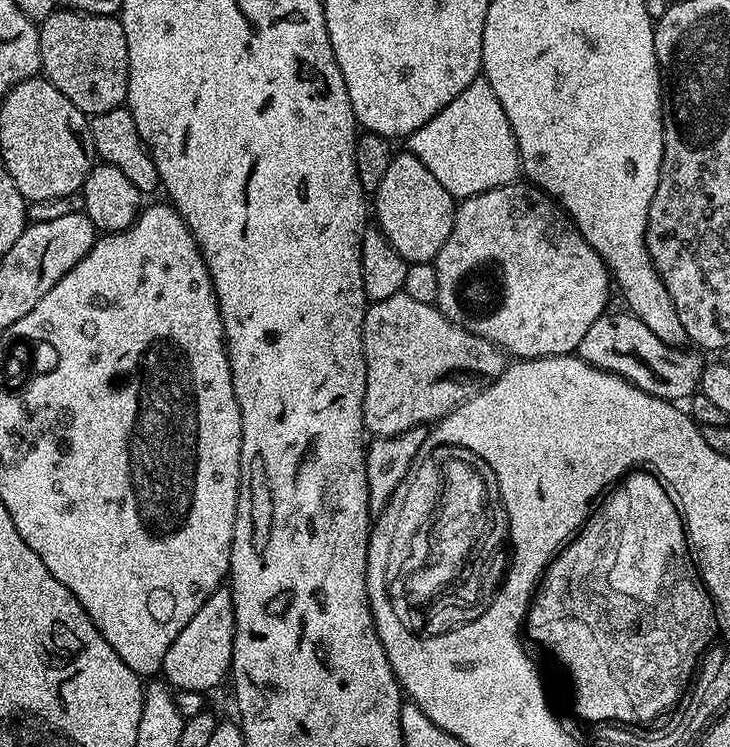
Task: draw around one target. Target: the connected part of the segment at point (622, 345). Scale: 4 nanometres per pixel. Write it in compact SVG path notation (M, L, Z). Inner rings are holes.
M627 311L611 312L598 317L594 326L586 330L578 349L580 359L594 365L595 368L601 368L624 380L629 380L635 388L646 390L646 394L654 394L658 398L673 402L687 401L700 387L702 359L700 360L699 354L701 353L670 348L658 338L654 338L650 330L638 327L636 317ZM636 352L642 359L653 360L656 363L652 372L648 372L646 365L636 364Z

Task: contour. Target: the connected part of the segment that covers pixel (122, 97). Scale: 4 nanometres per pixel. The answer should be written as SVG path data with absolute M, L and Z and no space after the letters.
M75 10L51 12L39 21L40 67L43 75L78 110L91 118L121 107L128 99L128 47L116 16L99 16Z

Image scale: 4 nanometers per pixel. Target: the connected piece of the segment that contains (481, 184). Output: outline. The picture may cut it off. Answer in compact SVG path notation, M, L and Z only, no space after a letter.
M483 78L470 82L470 86L466 86L454 102L438 110L426 126L418 126L418 130L407 137L406 148L454 198L515 184L522 172L514 130L510 130L506 110L502 110L490 82Z

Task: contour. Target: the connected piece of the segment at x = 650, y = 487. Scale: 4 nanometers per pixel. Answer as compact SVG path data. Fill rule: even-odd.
M636 472L636 476L628 476L628 484L624 484L624 488L620 488L620 492L616 492L616 496L612 496L612 500L608 500L608 504L604 504L604 508L600 508L600 516L596 516L596 520L592 520L592 524L588 524L588 532L584 532L584 536L580 536L580 544L576 544L576 548L572 548L572 552L564 552L564 560L560 560L560 564L556 564L556 568L552 568L552 572L548 572L548 580L544 580L544 592L535 592L532 603L528 605L526 636L529 641L532 639L534 643L541 644L565 668L567 678L576 679L576 708L580 708L582 715L592 716L592 720L596 720L596 716L612 716L612 720L648 720L648 716L656 716L656 712L660 712L660 708L668 708L668 704L672 704L672 700L676 700L676 692L680 692L680 688L684 688L684 680L688 680L688 668L692 668L692 660L696 660L696 652L700 652L700 648L704 648L704 640L708 640L708 636L712 636L712 604L708 604L708 596L704 596L706 589L708 588L704 584L704 579L700 577L696 562L692 558L692 544L688 541L686 517L683 510L680 509L680 503L676 501L675 494L668 489L668 484L664 484L663 474L652 476L652 472Z

